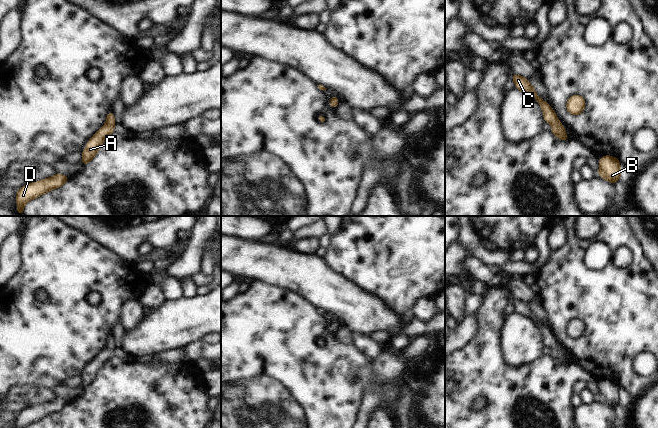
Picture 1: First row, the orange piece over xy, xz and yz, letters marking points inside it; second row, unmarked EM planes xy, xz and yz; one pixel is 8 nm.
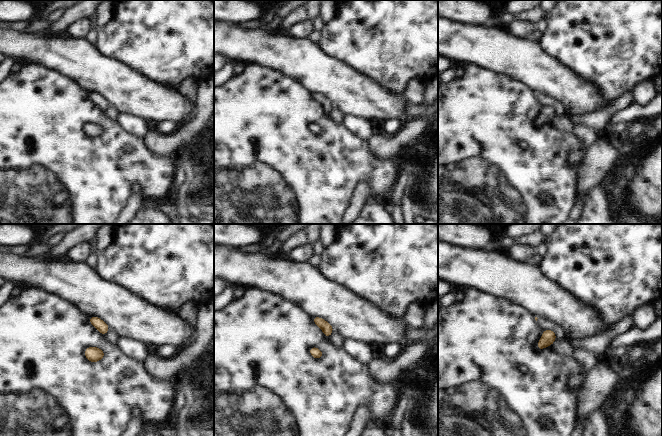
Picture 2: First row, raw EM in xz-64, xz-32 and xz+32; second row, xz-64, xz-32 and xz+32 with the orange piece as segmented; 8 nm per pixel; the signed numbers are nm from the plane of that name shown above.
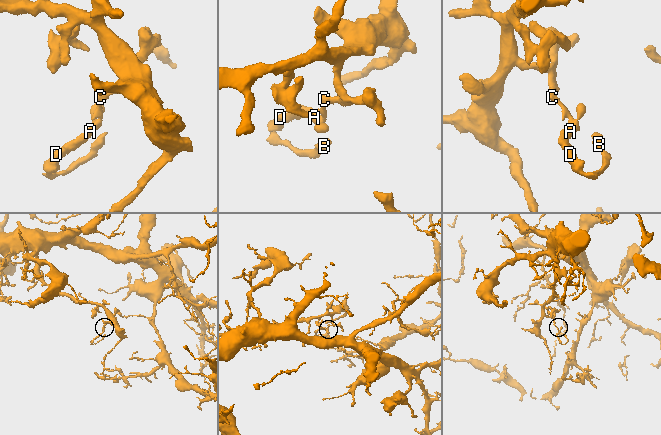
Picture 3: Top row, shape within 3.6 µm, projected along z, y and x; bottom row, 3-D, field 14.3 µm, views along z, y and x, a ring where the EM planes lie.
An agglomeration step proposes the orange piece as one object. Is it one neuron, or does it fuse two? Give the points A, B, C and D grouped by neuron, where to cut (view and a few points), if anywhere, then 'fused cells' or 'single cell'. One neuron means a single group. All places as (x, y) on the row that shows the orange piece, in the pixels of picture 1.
groups A B C D; cut none; single cell

